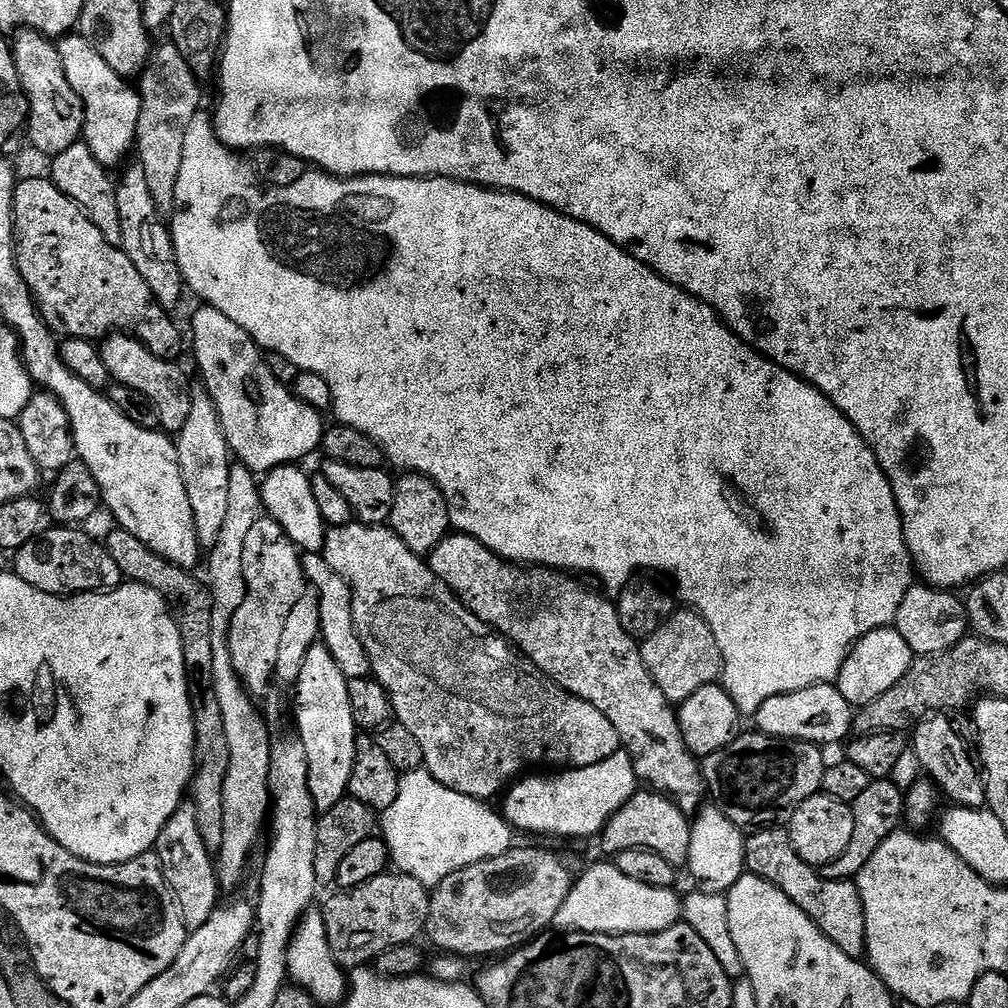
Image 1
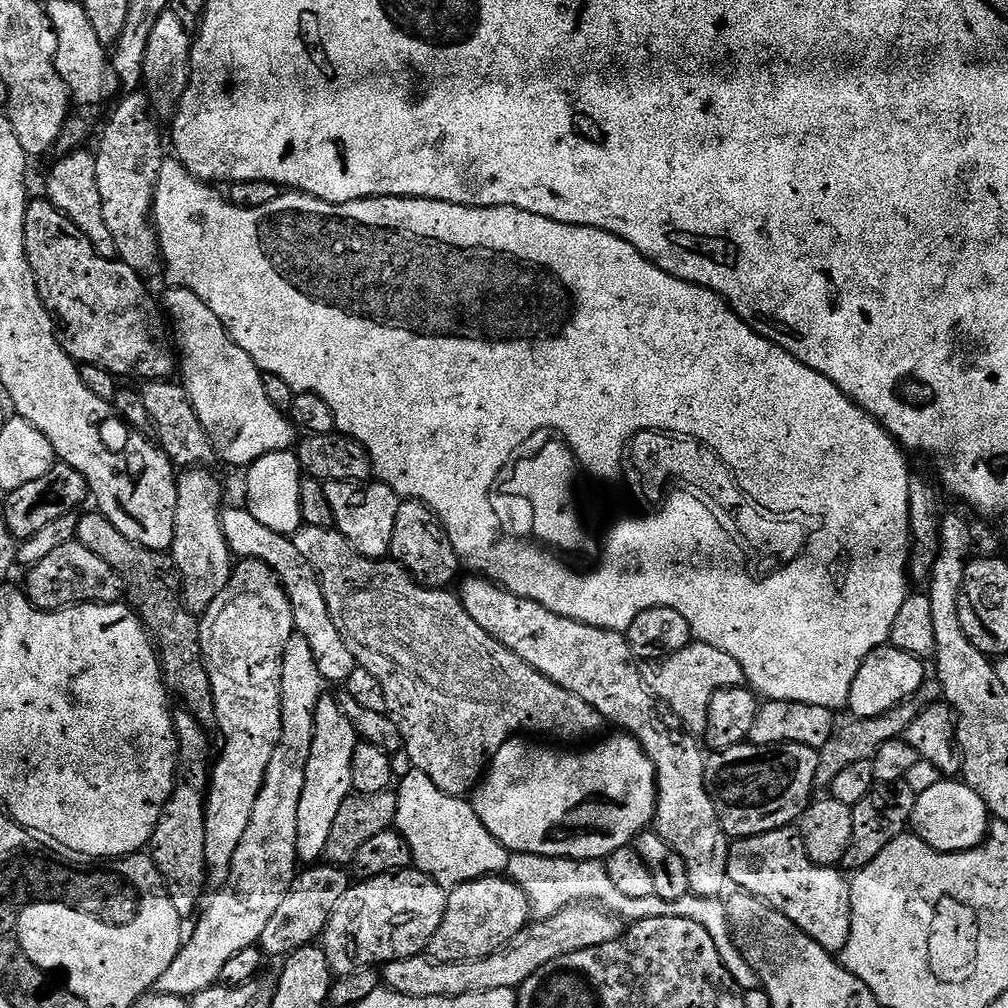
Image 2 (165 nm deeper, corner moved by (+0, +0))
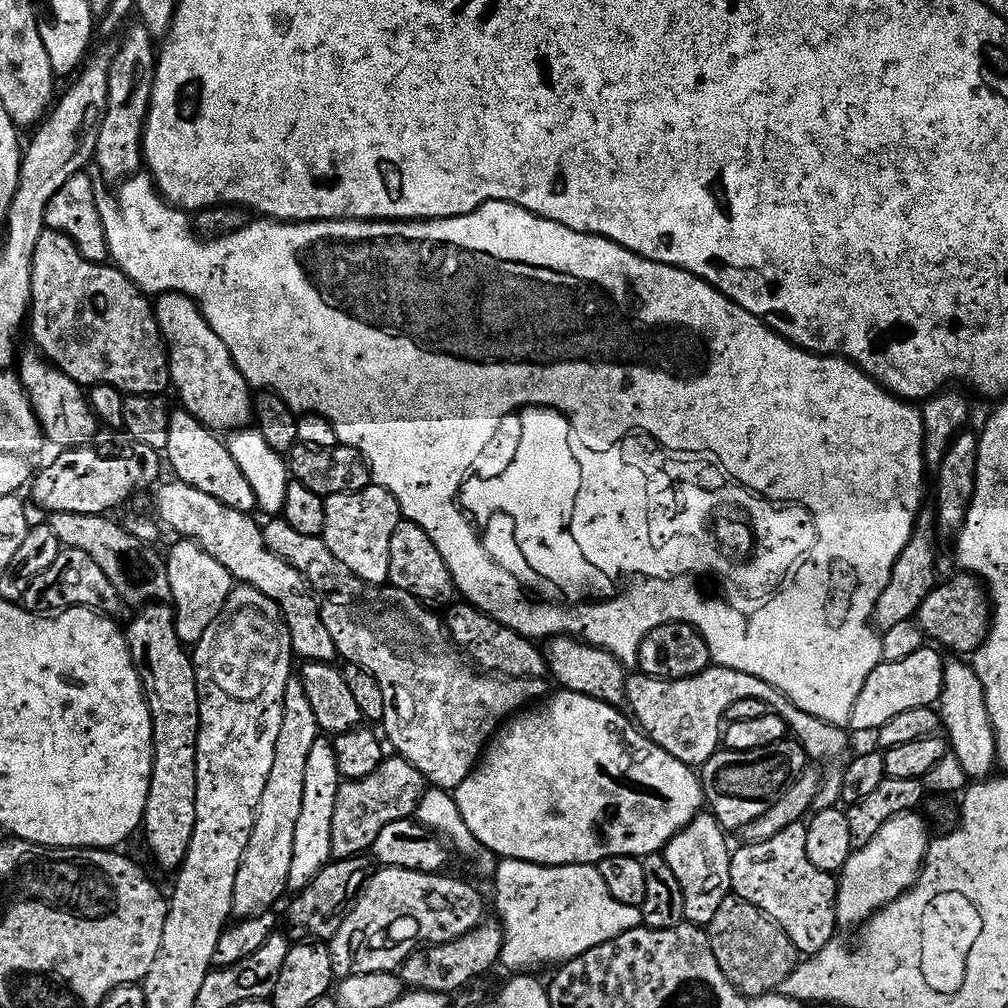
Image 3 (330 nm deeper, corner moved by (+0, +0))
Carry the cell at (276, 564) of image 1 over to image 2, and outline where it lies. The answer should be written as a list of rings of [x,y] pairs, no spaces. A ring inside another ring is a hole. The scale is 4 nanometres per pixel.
[[[241,559],[232,569],[226,590],[203,613],[200,620],[200,649],[204,665],[210,674],[210,686],[214,694],[214,728],[220,731],[220,761],[215,761],[210,772],[208,802],[204,809],[206,818],[206,862],[208,882],[213,889],[223,888],[228,880],[230,862],[246,826],[250,826],[250,814],[254,814],[254,802],[262,790],[270,758],[280,737],[280,675],[282,654],[286,654],[286,642],[294,634],[292,602],[279,578],[268,565],[260,560]]]

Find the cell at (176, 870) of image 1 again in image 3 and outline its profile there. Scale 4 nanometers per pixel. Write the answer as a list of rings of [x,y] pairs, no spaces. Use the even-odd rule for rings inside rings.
[[[157,602],[141,607],[135,613],[132,625],[126,628],[128,649],[132,655],[132,664],[140,676],[144,688],[144,699],[152,715],[152,781],[150,794],[144,811],[142,836],[148,839],[148,848],[160,868],[169,874],[175,873],[184,864],[190,850],[190,838],[194,838],[196,825],[196,739],[200,733],[200,695],[196,671],[191,655],[185,645],[180,643],[176,633],[174,612],[167,603]]]

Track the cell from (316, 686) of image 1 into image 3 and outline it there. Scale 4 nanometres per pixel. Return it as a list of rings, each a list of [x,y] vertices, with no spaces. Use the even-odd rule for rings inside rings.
[[[317,739],[314,750],[310,750],[310,759],[306,762],[302,814],[298,814],[298,826],[294,826],[294,858],[290,858],[289,893],[299,894],[307,890],[314,882],[314,878],[322,874],[325,866],[333,863],[330,830],[334,826],[334,802],[338,802],[341,783],[342,777],[338,770],[335,747],[327,739]]]

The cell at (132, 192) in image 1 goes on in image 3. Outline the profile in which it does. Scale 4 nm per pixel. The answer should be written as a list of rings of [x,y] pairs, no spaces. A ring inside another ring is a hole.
[[[129,23],[119,40],[120,49],[112,52],[106,114],[98,130],[94,157],[95,167],[100,167],[101,174],[108,180],[116,180],[115,182],[123,182],[128,177],[137,175],[144,164],[144,119],[148,117],[148,106],[152,101],[152,84],[156,80],[158,59],[154,38],[144,24]]]

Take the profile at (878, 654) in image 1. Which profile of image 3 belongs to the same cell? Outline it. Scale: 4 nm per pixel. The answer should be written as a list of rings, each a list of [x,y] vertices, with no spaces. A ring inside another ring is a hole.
[[[925,646],[918,650],[918,654],[902,658],[902,662],[877,663],[870,678],[866,678],[866,686],[862,686],[862,694],[858,694],[858,702],[854,702],[854,710],[850,714],[847,727],[853,733],[876,734],[882,726],[886,726],[886,722],[898,718],[898,714],[906,714],[906,710],[933,707],[942,694],[944,681],[946,660],[939,654],[941,655],[935,647]]]

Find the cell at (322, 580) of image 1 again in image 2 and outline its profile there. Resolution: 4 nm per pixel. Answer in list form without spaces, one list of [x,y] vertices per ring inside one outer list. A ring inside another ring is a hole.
[[[225,507],[220,514],[222,530],[228,543],[228,549],[232,551],[233,557],[243,558],[245,560],[260,560],[268,565],[284,585],[285,592],[288,593],[288,599],[292,602],[292,623],[295,631],[306,642],[310,642],[310,651],[314,653],[314,662],[318,662],[320,676],[329,685],[343,685],[354,674],[358,667],[356,656],[350,654],[350,646],[338,634],[338,626],[330,618],[328,603],[324,597],[324,591],[320,585],[320,579],[316,577],[316,572],[298,554],[298,546],[294,546],[291,538],[282,534],[274,534],[274,530],[266,530],[254,514],[248,512],[247,507],[240,508]]]

